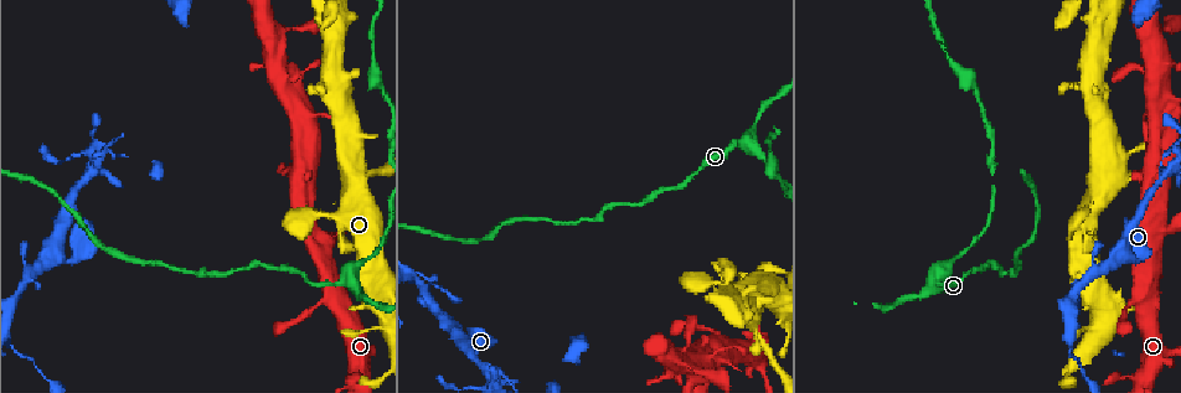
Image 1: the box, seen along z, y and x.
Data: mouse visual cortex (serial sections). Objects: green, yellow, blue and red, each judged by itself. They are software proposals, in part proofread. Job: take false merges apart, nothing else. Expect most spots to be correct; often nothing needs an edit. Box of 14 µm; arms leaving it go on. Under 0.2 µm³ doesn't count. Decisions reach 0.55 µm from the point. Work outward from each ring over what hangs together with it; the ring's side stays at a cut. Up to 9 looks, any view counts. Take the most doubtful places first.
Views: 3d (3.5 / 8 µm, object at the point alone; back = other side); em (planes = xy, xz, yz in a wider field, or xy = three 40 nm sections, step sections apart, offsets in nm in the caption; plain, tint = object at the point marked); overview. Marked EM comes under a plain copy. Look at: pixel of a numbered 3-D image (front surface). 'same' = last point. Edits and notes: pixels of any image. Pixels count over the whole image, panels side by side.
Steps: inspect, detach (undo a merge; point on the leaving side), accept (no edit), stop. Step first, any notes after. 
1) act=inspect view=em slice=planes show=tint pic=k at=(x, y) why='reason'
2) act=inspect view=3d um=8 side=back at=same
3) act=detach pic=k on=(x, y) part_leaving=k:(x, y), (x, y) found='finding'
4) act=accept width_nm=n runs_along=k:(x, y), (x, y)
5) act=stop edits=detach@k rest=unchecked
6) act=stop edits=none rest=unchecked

act=inspect view=3d um=3.5 pic=1 at=(738, 140) why='three-way junction'

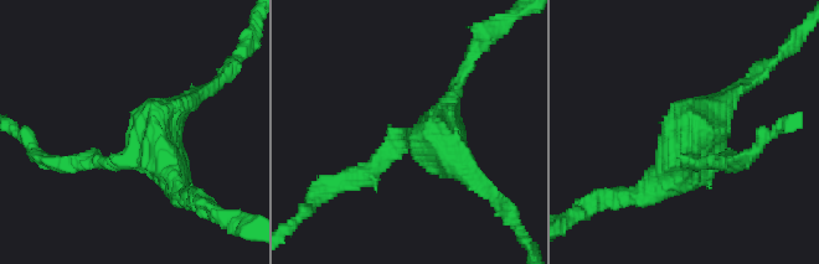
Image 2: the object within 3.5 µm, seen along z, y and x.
act=inspect view=em slice=xy step=3 show=tint pic=2 at=(409, 135) why='shape alone is not enough'

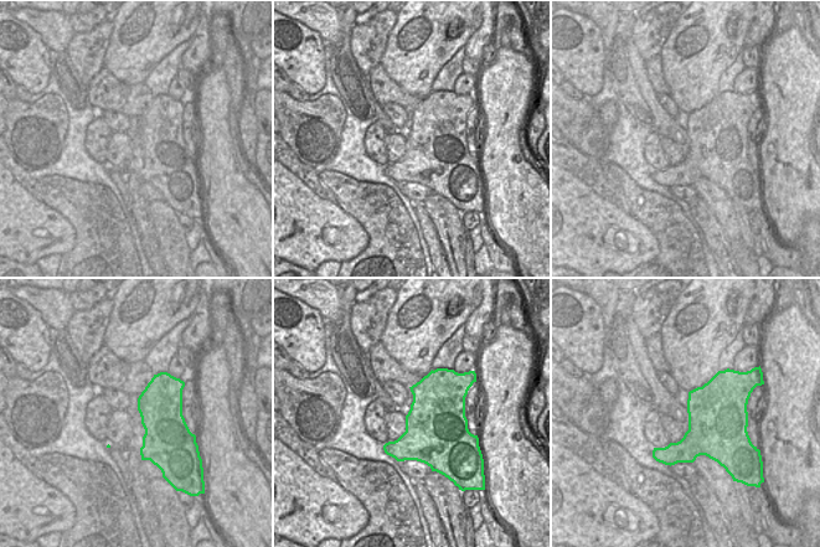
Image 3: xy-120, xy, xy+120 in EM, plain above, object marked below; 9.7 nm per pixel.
act=accept runs_along=2:(63, 164), (129, 160), (190, 99) found='continuous, no second cell'

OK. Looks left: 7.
act=inspect view=3d um=3.5 pic=1 at=(1124, 256) why='three arms meet'

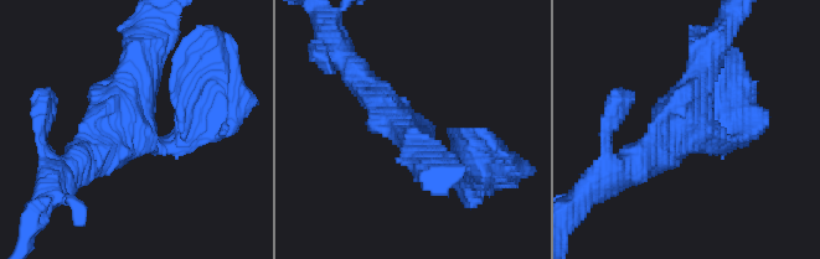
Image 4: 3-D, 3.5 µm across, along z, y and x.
act=inspect view=em slice=xy step=1 show=tint pic=4 at=(692, 133)

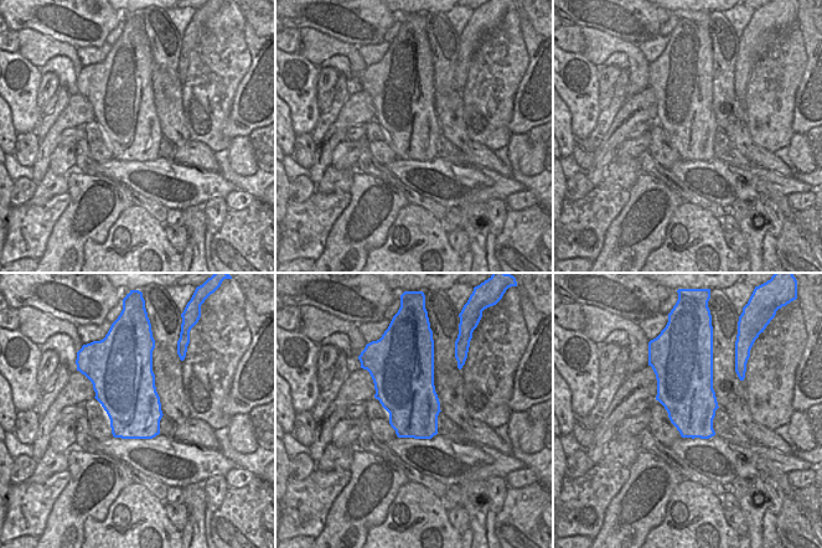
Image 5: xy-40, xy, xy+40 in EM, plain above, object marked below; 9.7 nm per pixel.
act=accept runs_along=4:(195, 128), (173, 146), (138, 131), (138, 55) found='one cell here'

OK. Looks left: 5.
act=inspect view=3d um=3.5 pic=1 at=(1165, 172) why='side arm on a straight run'

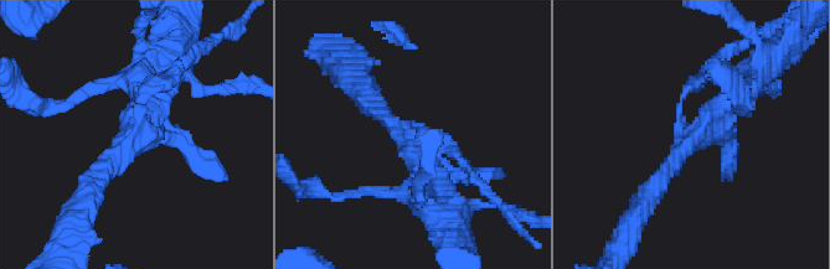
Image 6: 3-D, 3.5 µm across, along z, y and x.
act=inspect view=em slice=xy step=3 show=tint pic=6 at=(694, 137) why='need the tissue'

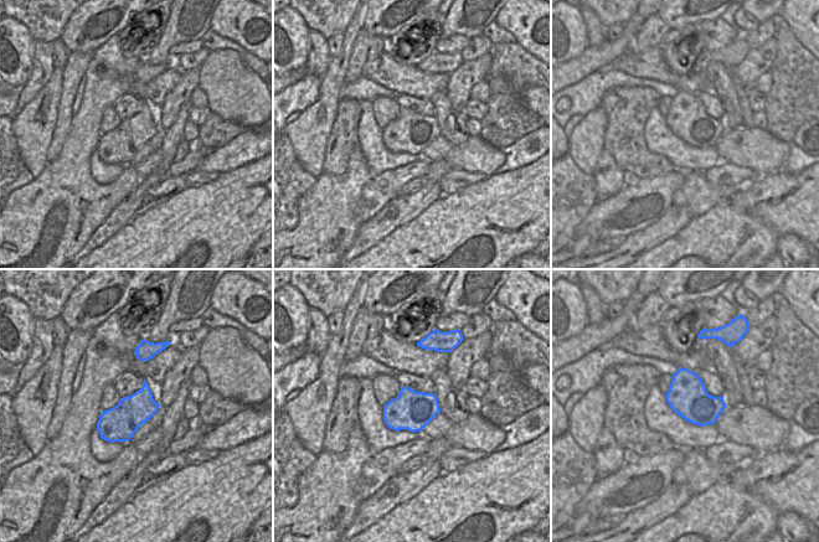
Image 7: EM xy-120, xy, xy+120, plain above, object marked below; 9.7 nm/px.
act=accept runs_along=6:(653, 189), (747, 78) found='all the same cell'

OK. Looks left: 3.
act=inspect view=3d um=3.5 pic=1 at=(719, 280) why='a narrow waist'

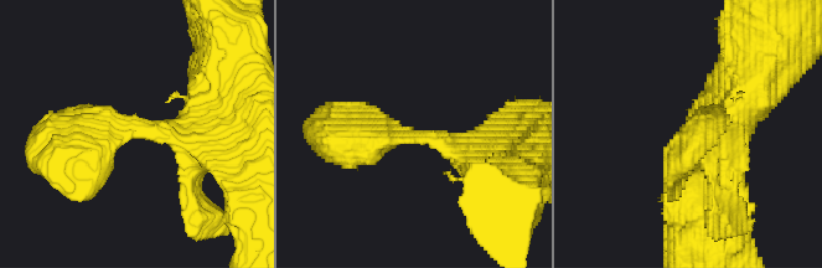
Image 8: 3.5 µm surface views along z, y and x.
act=inspect view=em slice=planes show=tint pic=8 at=(422, 134) why='now the EM'

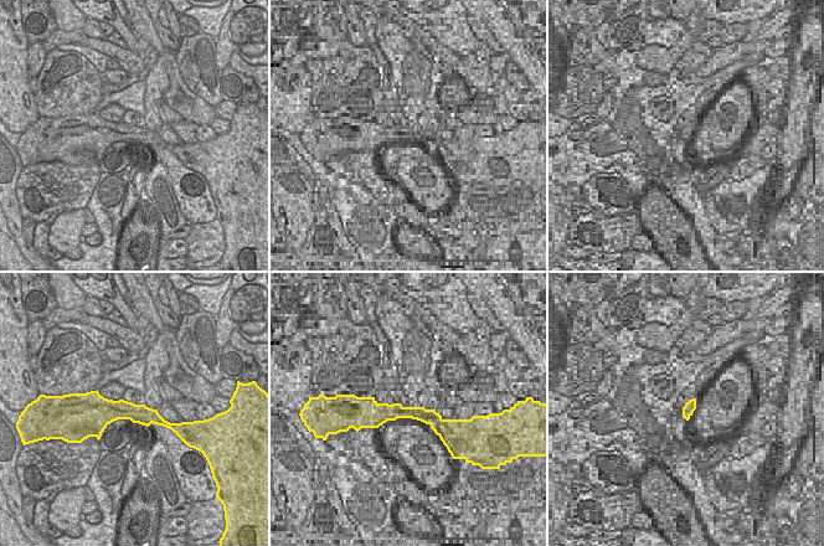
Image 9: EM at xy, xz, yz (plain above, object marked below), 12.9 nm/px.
act=accept found='continuous, no second cell'

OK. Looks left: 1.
act=stop edits=none rest=unchecked

